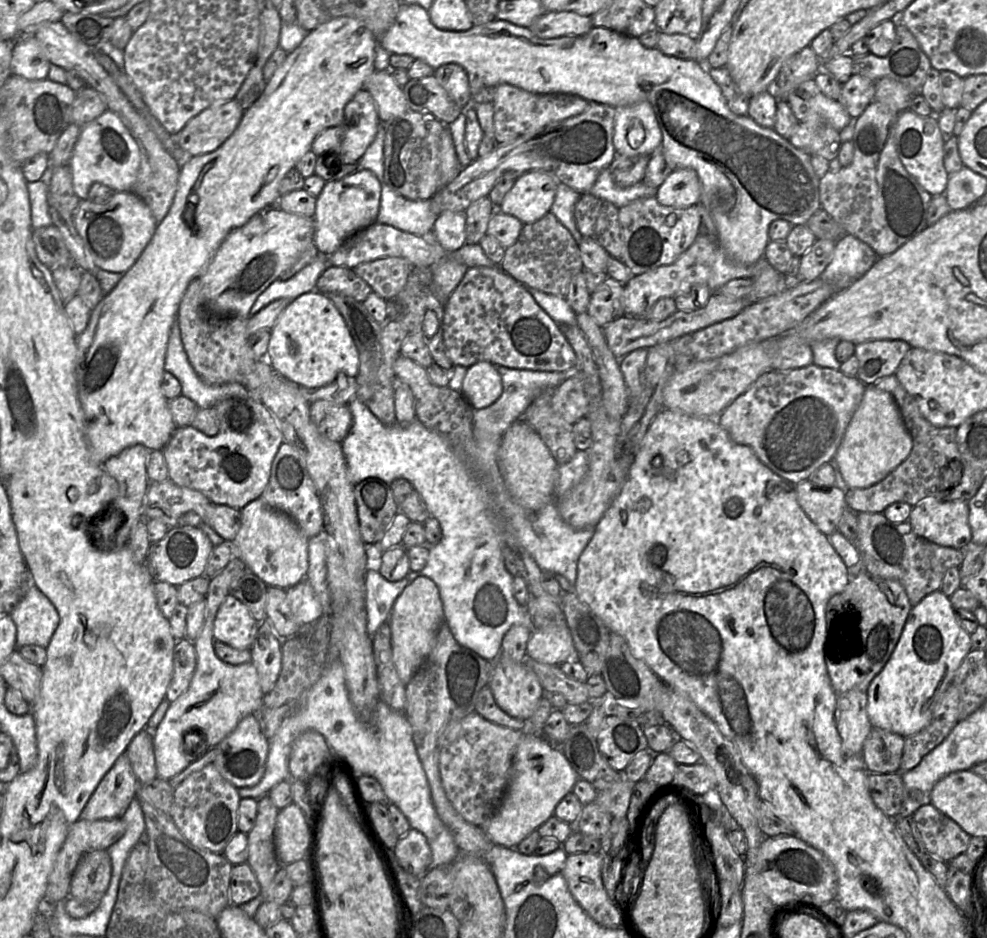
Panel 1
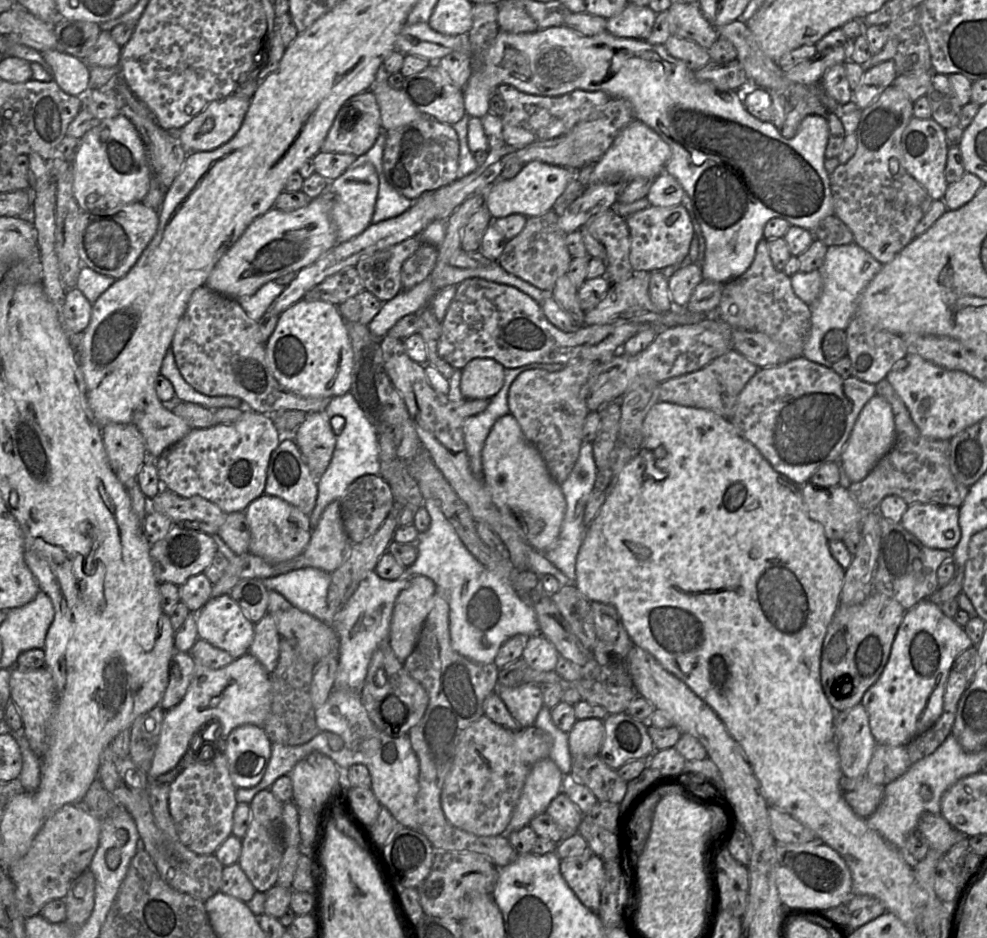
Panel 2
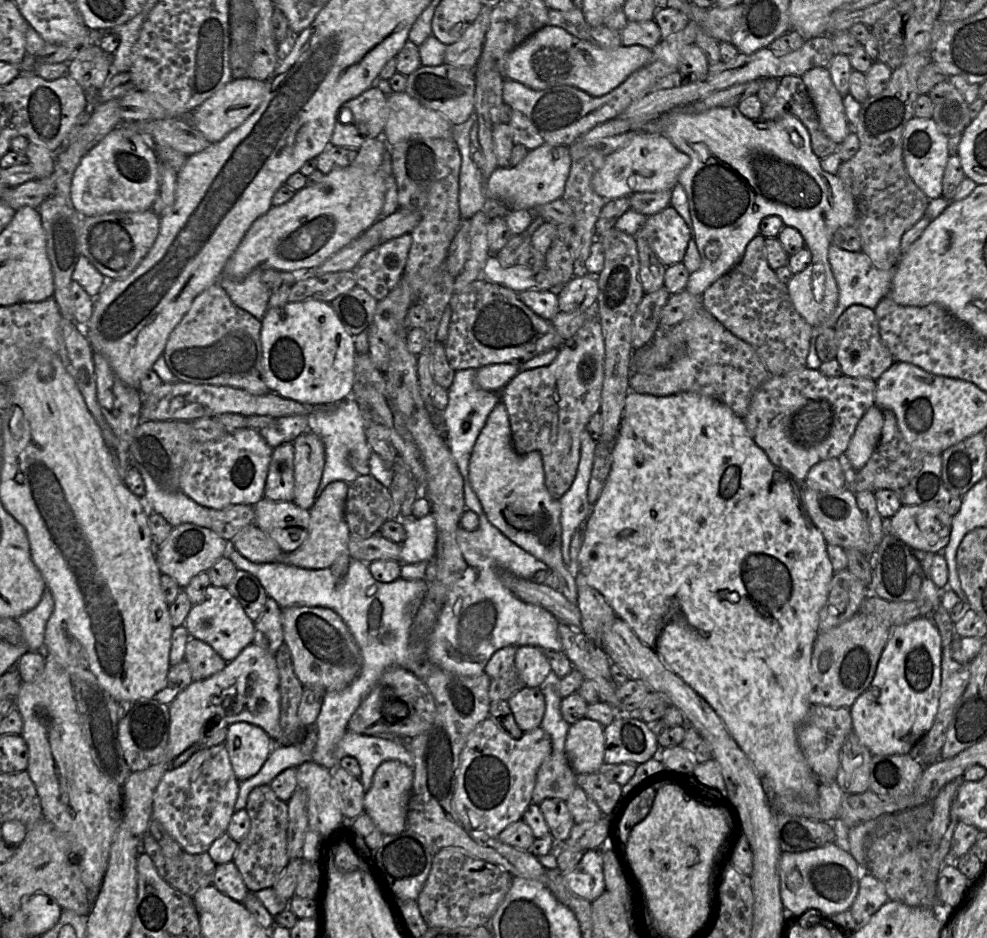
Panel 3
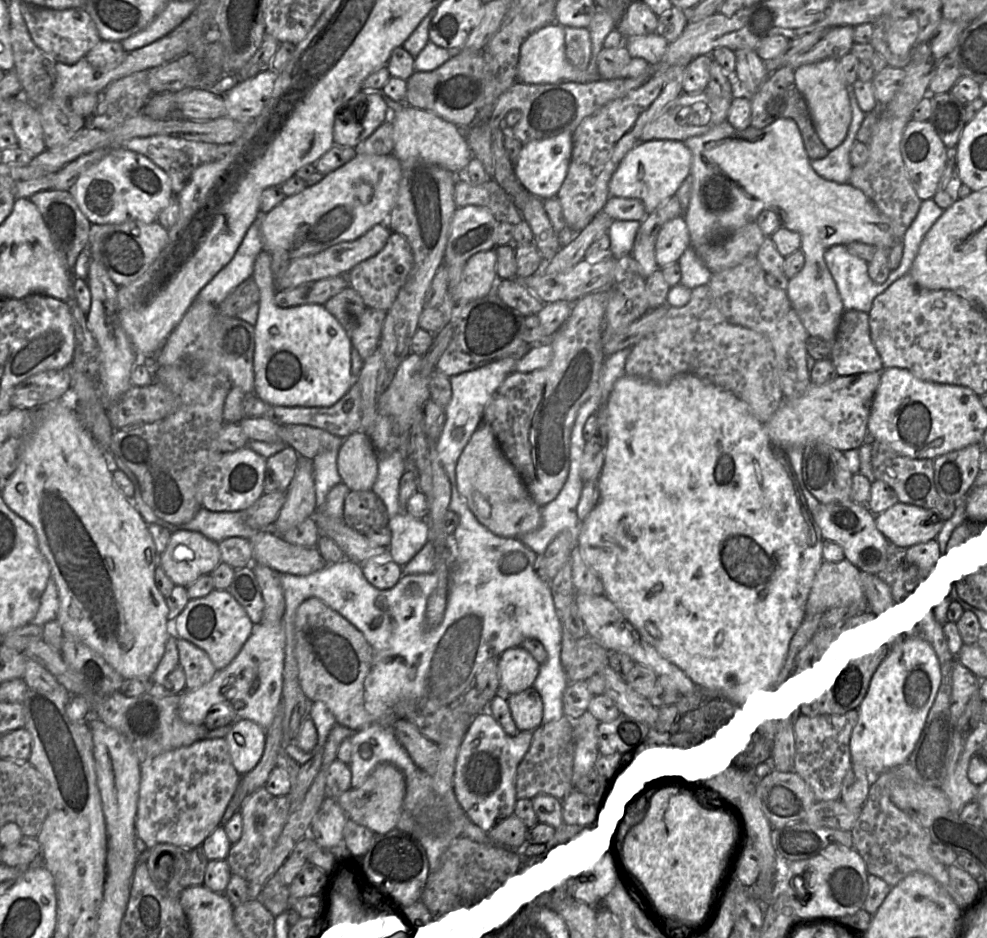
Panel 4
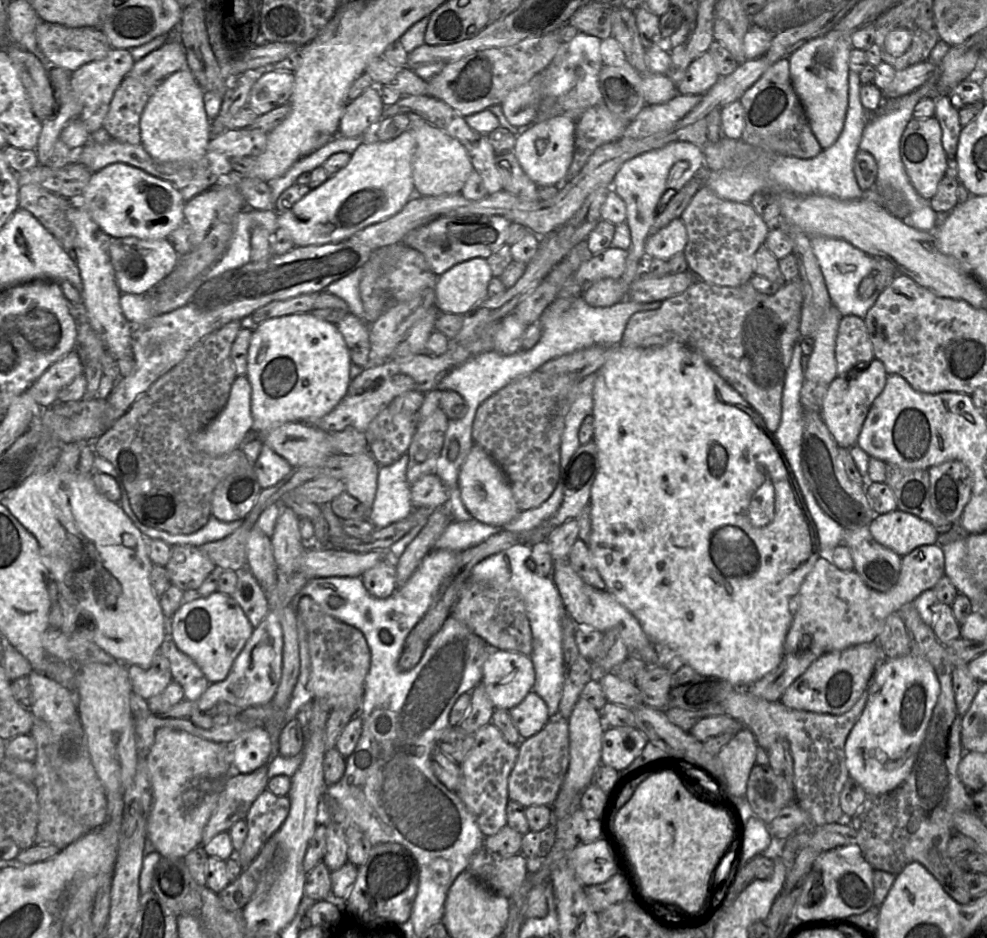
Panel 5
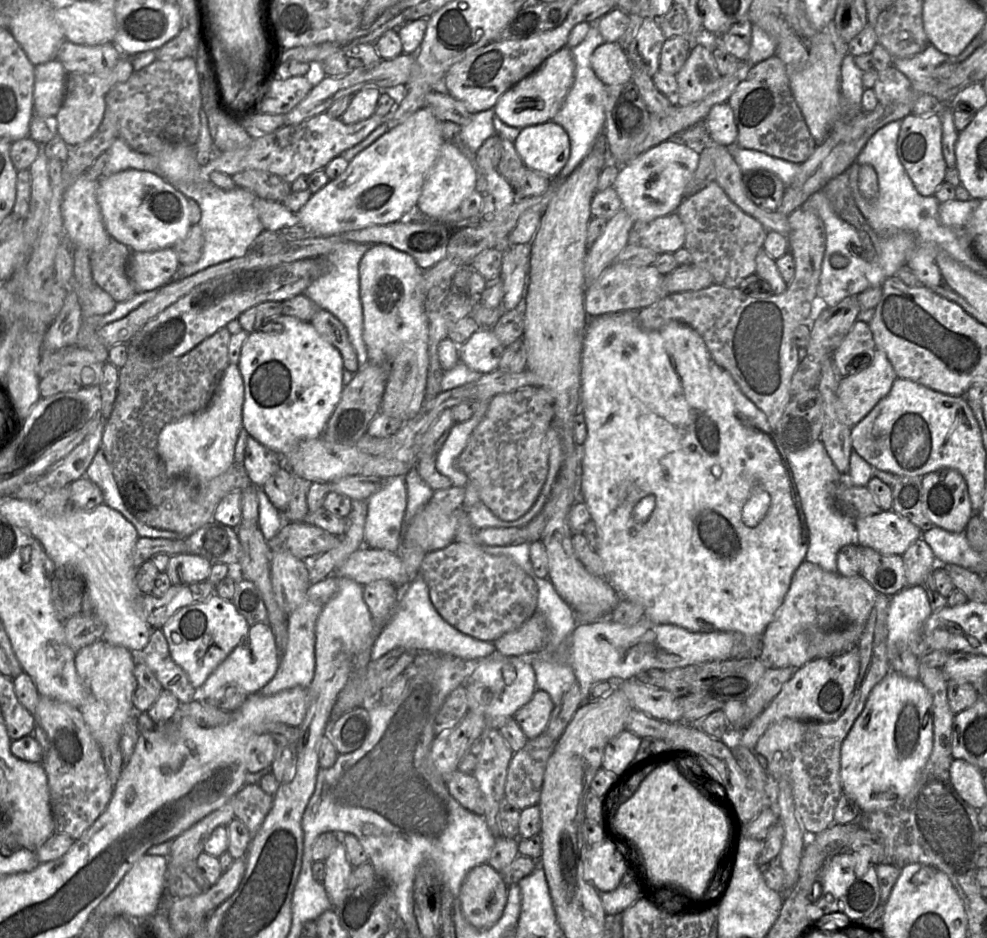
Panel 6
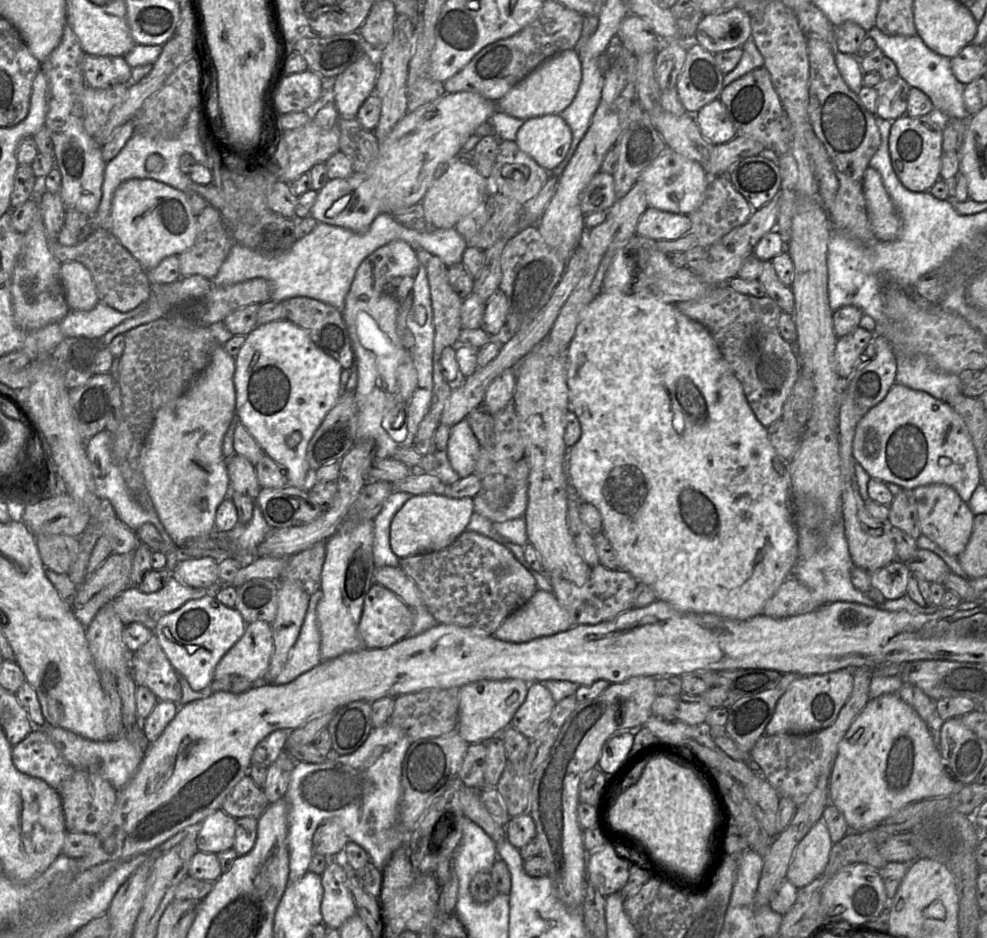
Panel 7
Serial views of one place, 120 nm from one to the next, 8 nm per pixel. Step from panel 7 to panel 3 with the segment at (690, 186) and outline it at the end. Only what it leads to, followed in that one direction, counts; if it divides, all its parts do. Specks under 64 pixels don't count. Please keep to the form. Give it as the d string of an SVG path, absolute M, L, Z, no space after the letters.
M641 133L623 148L605 156L603 167L592 178L592 187L606 200L628 197L637 192L672 190L689 163L689 156L664 134Z

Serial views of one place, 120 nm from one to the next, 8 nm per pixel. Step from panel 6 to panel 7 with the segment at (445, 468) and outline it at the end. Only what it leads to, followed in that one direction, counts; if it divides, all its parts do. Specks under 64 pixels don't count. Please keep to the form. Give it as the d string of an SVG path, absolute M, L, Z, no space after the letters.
M467 419L452 427L447 445L447 455L452 468L460 478L474 472L481 445Z

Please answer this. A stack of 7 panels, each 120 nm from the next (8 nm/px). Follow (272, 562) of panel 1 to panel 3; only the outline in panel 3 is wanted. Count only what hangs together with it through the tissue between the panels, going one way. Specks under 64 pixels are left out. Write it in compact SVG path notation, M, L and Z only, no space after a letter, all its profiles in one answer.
M263 497L254 505L254 514L254 524L267 533L284 553L297 550L309 537L310 511L294 502Z

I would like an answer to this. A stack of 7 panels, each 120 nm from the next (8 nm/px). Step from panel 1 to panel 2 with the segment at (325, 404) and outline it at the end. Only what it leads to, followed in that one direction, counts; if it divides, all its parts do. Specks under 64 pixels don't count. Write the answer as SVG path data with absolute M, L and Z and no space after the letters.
M324 411L311 412L293 434L293 440L316 481L324 474L332 459L337 435L340 432L338 420L344 421L339 416L333 417L335 433L331 417Z

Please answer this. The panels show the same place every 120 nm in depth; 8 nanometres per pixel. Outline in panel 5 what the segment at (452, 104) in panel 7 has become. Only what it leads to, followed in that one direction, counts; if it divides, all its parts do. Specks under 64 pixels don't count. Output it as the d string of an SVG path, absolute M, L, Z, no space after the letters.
M408 128L390 141L359 145L348 163L291 208L277 213L278 227L286 229L295 246L340 242L355 232L399 212L415 195L412 161L416 141Z

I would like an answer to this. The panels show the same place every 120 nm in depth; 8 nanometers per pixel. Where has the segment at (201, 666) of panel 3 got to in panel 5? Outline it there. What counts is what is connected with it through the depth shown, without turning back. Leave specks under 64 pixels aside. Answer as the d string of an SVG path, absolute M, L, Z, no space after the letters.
M168 632L165 633L159 653L168 659L172 680L182 686L184 698L188 701L197 701L210 685L198 665L177 648L172 635Z

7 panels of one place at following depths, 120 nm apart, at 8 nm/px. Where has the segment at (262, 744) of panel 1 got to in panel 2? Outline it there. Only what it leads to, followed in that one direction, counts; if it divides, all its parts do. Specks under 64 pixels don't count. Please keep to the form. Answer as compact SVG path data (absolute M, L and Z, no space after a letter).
M246 724L229 733L223 753L235 788L251 788L261 781L271 756L271 745L261 726Z

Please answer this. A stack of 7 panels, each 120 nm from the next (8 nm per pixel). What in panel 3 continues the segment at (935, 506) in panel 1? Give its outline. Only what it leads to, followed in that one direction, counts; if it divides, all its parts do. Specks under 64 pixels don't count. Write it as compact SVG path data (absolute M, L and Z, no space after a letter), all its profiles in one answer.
M902 505L894 516L884 520L886 520L886 531L893 533L907 545L936 554L941 553L950 540L952 518L939 508L923 505Z

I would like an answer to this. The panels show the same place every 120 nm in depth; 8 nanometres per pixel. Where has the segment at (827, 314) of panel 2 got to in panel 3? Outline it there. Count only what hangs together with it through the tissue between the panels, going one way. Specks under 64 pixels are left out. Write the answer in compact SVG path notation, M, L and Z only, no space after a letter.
M832 244L828 250L828 260L838 285L839 299L837 307L831 317L824 324L812 327L812 337L807 357L807 367L810 369L819 369L822 364L816 352L816 339L821 333L821 330L825 328L835 328L839 317L851 305L863 305L874 310L878 303L889 293L896 271L896 267L889 270L876 268L871 259L863 251L847 251Z

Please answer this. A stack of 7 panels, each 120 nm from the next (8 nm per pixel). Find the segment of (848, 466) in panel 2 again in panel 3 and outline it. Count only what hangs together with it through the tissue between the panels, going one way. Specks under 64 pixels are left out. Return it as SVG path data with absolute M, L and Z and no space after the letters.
M876 404L859 421L845 452L856 471L861 470L875 451L882 434L884 414Z

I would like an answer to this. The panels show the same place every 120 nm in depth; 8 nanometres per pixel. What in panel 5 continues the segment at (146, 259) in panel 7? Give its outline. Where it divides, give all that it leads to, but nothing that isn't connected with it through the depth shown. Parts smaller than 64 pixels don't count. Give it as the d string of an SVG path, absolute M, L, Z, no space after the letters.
M120 162L93 172L78 200L110 237L165 239L184 221L185 200L174 185L140 168Z

